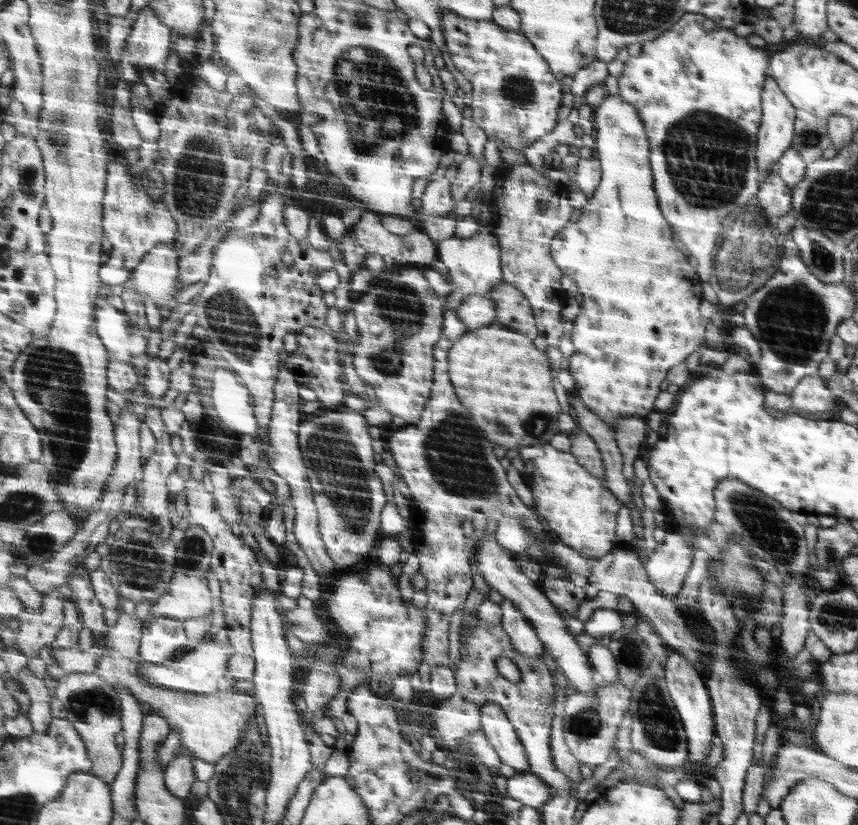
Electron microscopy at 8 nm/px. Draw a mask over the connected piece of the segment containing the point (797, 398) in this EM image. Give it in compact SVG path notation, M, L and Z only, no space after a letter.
M817 374L806 376L789 396L800 412L817 412L818 416L824 415L824 410L831 410L834 406L831 389Z

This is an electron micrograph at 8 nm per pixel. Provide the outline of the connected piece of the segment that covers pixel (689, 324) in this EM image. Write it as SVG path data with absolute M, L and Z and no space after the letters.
M607 95L604 101L594 108L594 125L596 133L594 139L596 141L595 156L601 164L601 181L592 193L589 201L579 210L579 215L573 224L568 224L563 230L558 233L557 237L552 239L552 258L556 264L560 264L560 268L568 273L568 276L576 282L576 286L580 288L582 304L580 304L580 314L574 320L574 327L572 329L571 339L574 344L574 353L568 358L568 372L574 378L576 384L574 393L578 390L578 396L582 398L582 402L590 409L596 416L599 416L607 425L610 425L614 430L617 425L617 420L620 418L628 418L628 416L646 416L652 412L654 400L660 394L660 386L664 382L664 378L668 376L668 370L674 368L676 364L682 364L686 358L690 356L695 350L699 349L702 342L704 342L704 330L706 330L706 322L702 320L702 312L698 312L698 308L702 305L702 282L696 274L694 266L688 264L688 258L674 246L672 240L672 232L668 221L664 218L663 212L659 207L659 200L655 192L654 173L651 169L651 145L648 144L647 132L644 132L644 124L640 120L636 110L624 102L619 95Z

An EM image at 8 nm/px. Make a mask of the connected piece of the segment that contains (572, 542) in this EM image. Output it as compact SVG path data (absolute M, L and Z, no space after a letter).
M550 442L538 446L527 446L519 449L520 458L524 461L524 476L525 482L530 486L533 494L533 502L536 510L540 512L549 528L555 531L556 536L574 550L582 554L590 554L590 556L601 557L607 555L614 540L616 540L616 512L620 508L617 496L610 492L603 480L599 480L598 476L592 476L583 465L576 462L575 457L566 449L557 448Z

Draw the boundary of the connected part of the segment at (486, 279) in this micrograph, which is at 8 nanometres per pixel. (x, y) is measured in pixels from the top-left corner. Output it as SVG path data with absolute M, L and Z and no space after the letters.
M491 226L482 227L472 238L452 236L437 243L440 244L440 262L447 266L450 281L446 281L444 276L434 269L423 270L423 275L428 284L440 295L448 296L458 290L462 290L466 295L487 295L497 284L503 283L501 252Z

